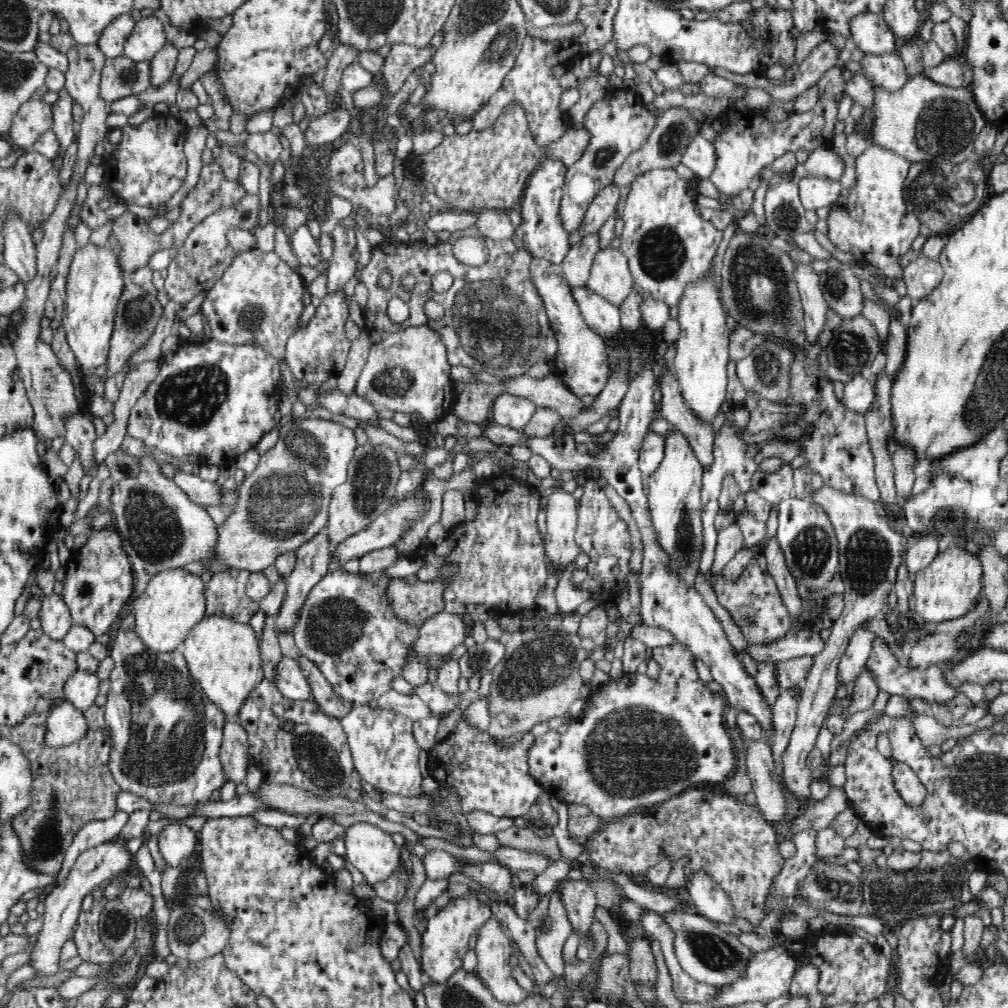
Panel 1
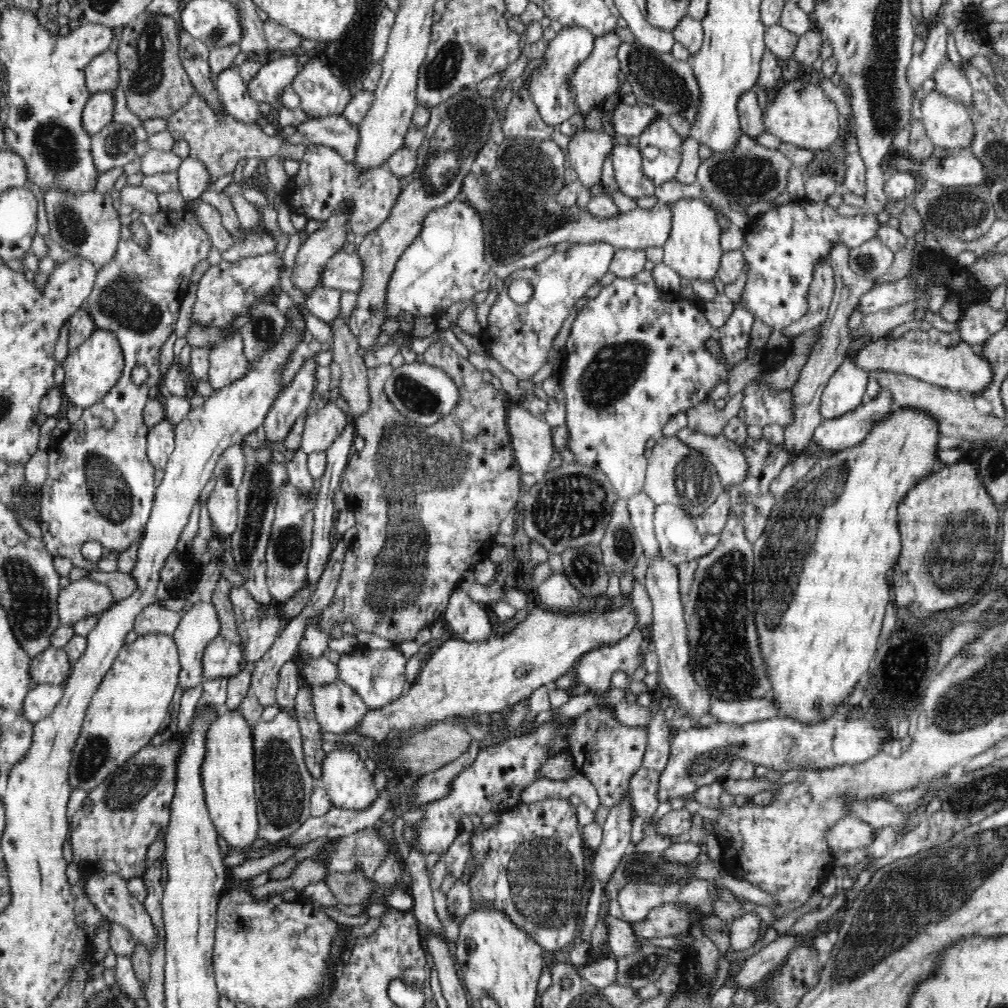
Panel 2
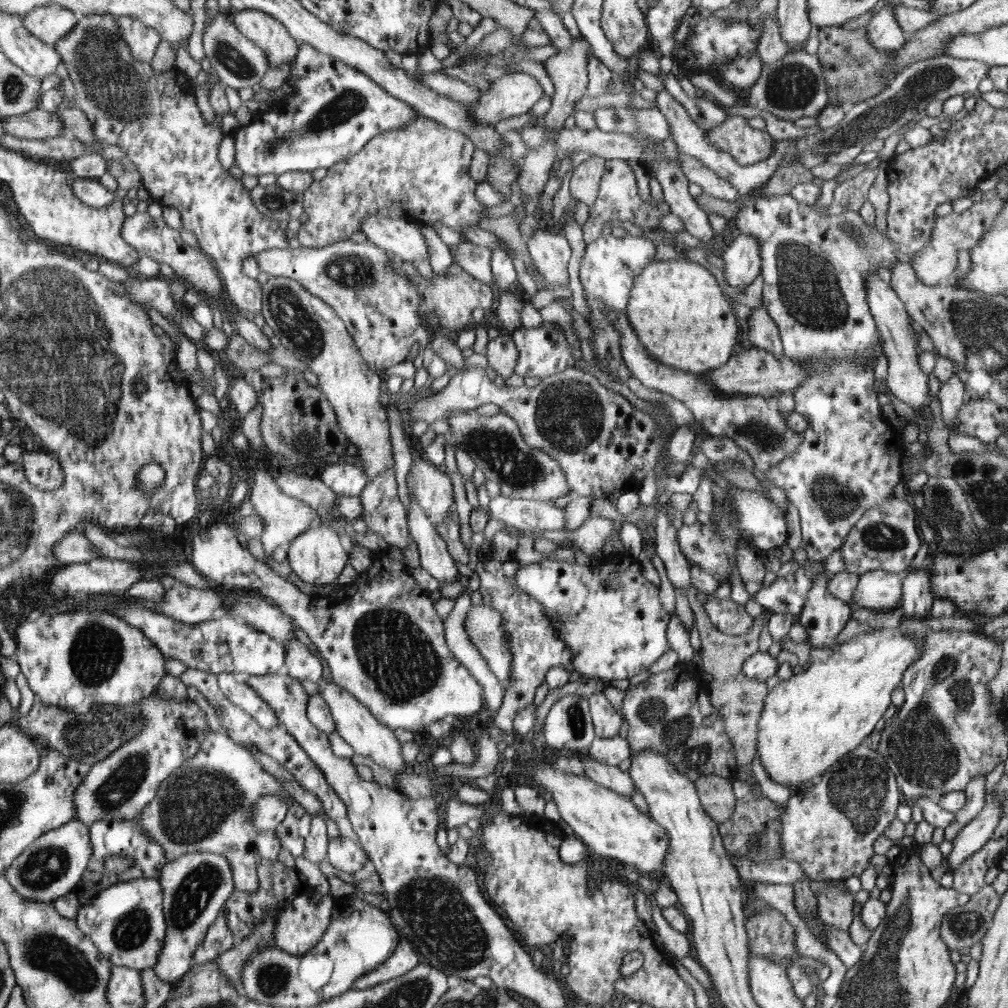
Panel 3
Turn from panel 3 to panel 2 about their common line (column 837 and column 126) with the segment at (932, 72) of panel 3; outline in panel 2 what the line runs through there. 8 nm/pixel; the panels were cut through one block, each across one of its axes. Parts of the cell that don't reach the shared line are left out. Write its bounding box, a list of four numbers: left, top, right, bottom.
[91,121,137,175]

